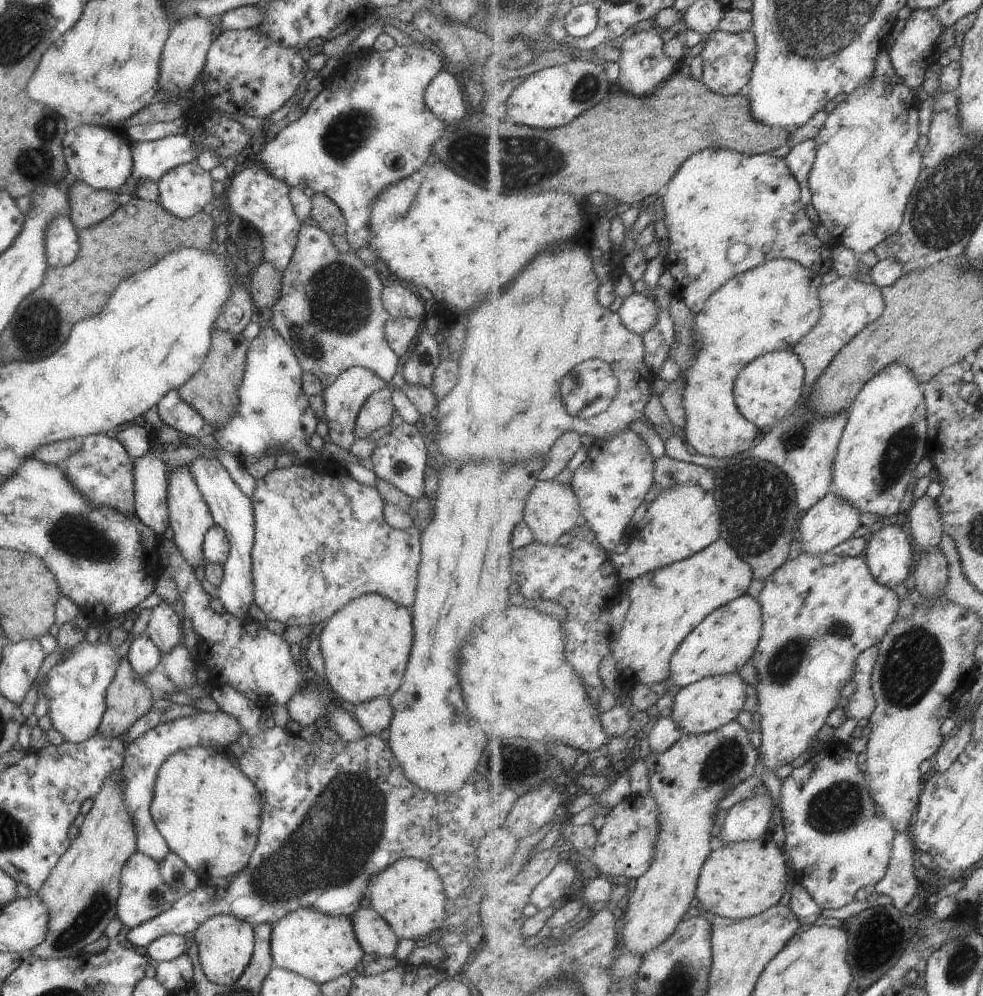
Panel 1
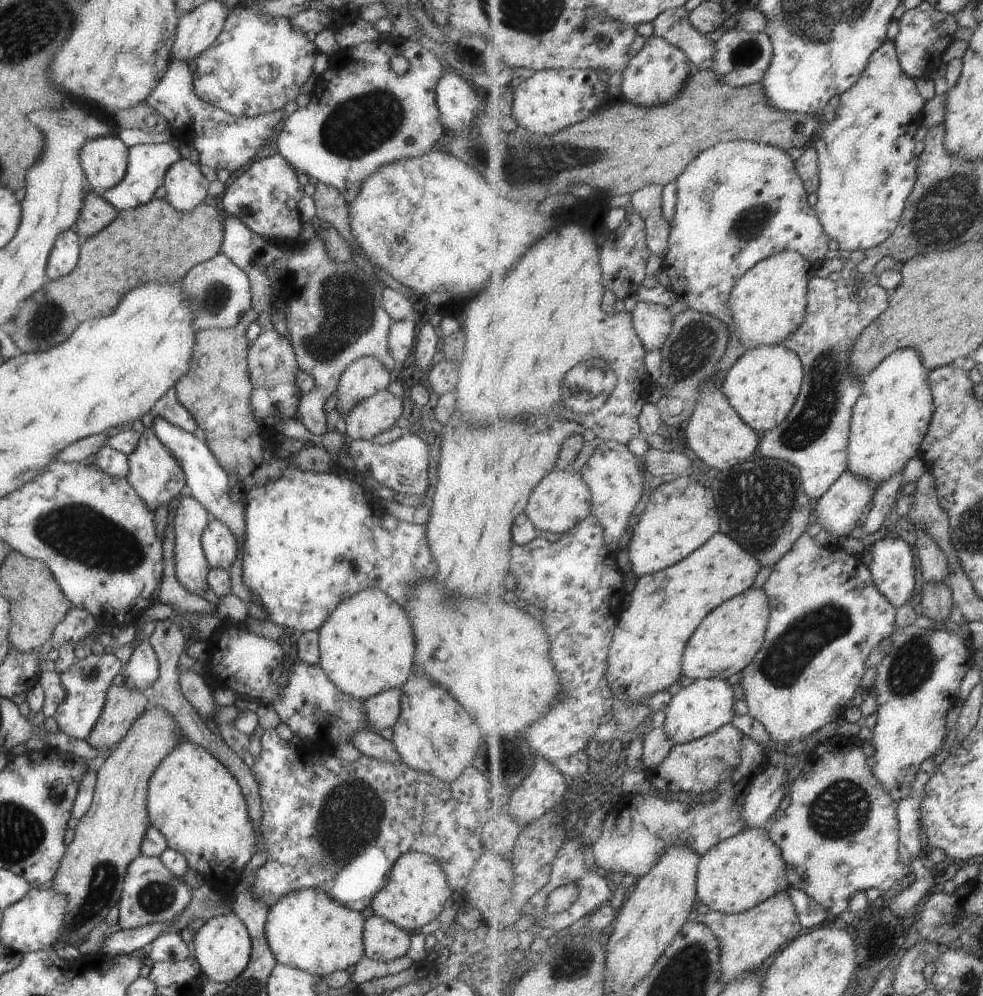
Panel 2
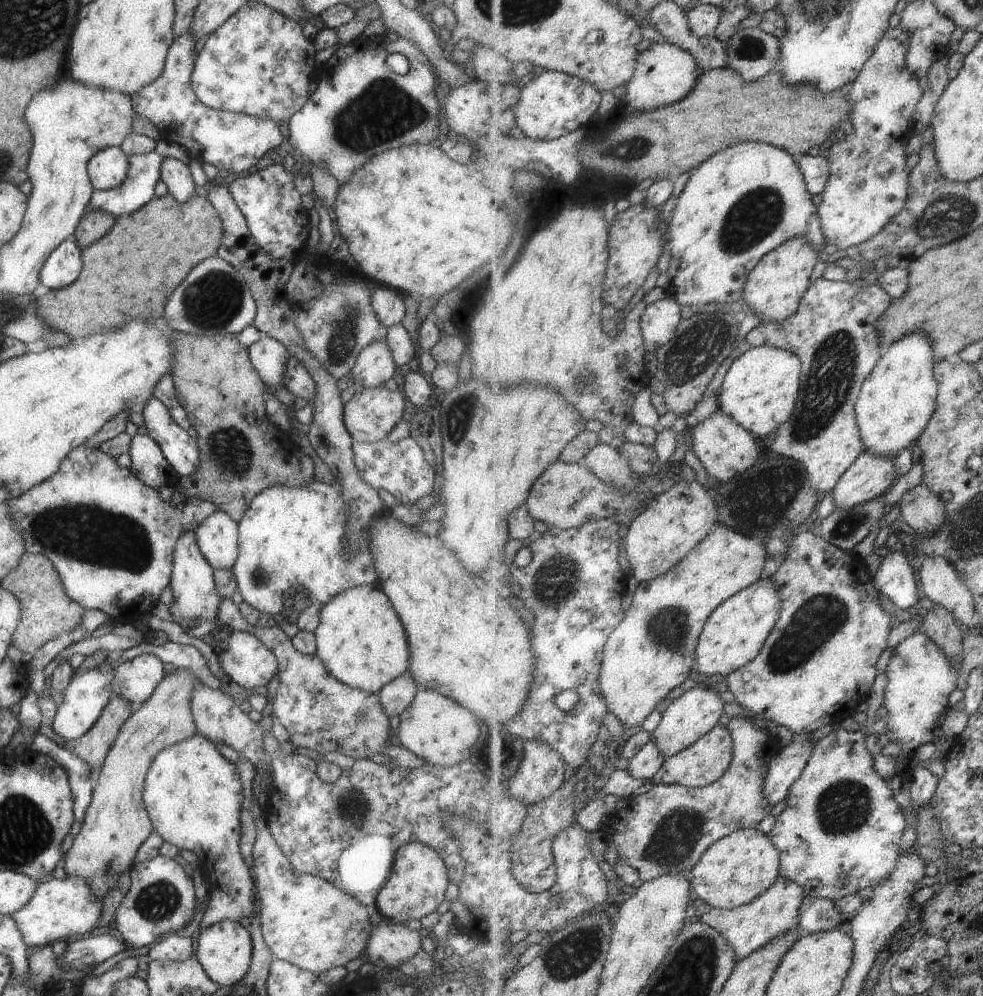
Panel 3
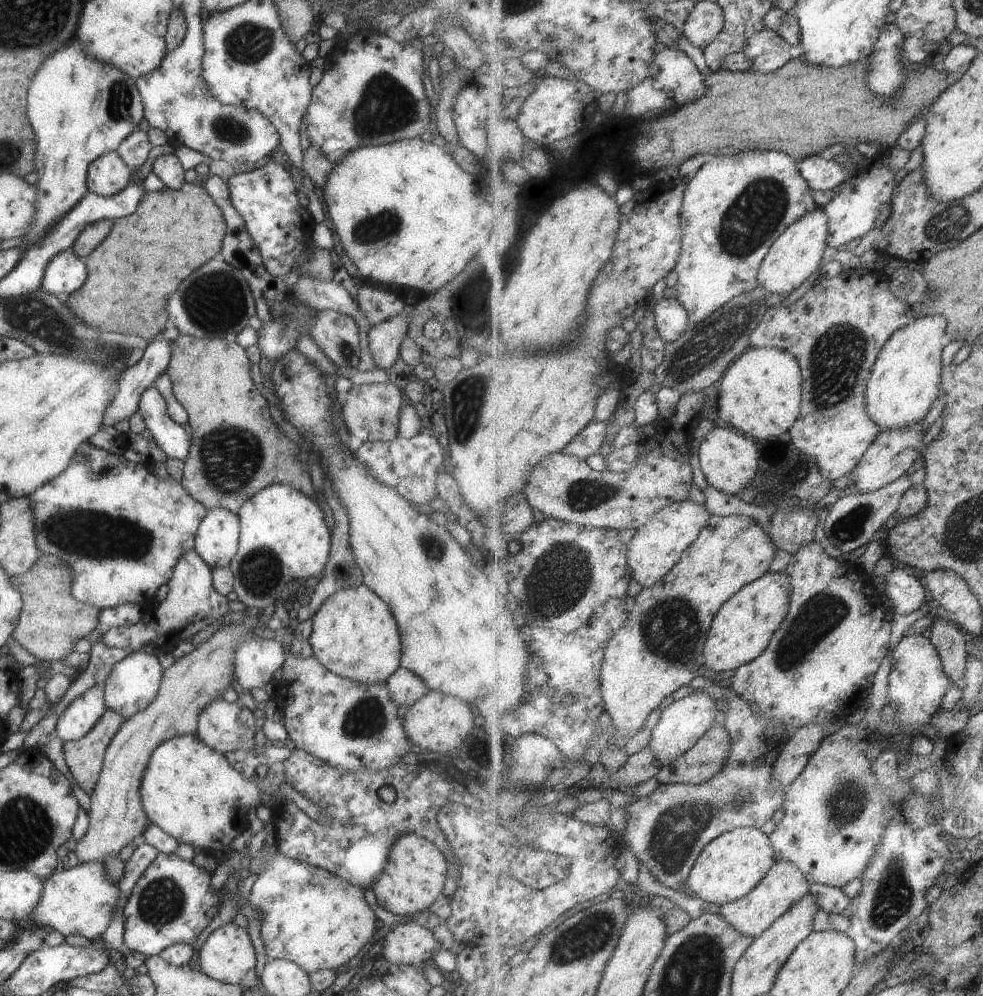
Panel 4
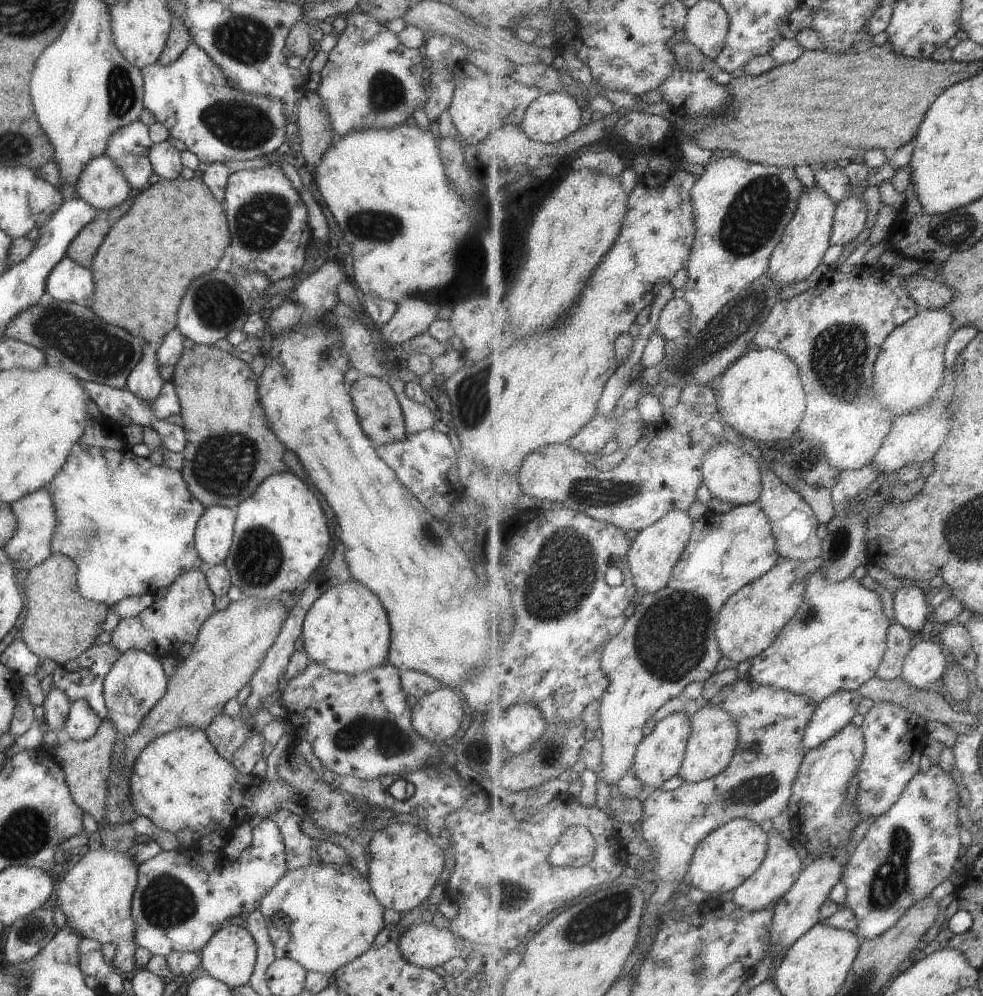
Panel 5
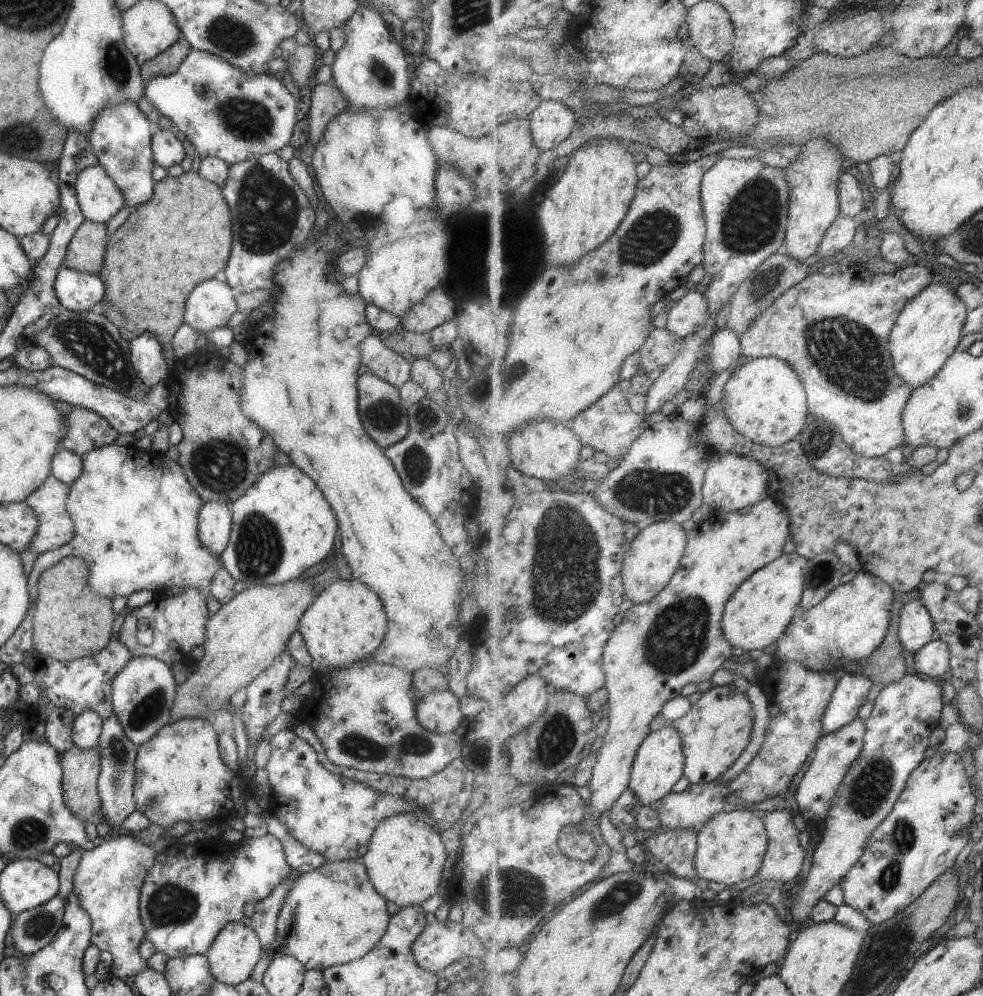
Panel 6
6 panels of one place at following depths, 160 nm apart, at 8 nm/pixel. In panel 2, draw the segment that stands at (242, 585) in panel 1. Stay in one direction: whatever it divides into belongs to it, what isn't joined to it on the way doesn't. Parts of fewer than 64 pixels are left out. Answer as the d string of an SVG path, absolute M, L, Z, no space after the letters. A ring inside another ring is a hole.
M159 416L153 420L152 430L157 436L157 440L163 444L163 447L167 448L167 451L177 458L177 462L181 466L183 479L185 480L186 492L205 508L209 519L219 520L234 535L238 542L240 557L240 548L243 546L243 542L245 542L245 512L242 501L233 503L230 500L229 490L232 479L228 477L228 473L213 458L213 454L209 452L208 446L203 444L201 440L197 440L192 433L187 433L181 430L181 428L165 422Z

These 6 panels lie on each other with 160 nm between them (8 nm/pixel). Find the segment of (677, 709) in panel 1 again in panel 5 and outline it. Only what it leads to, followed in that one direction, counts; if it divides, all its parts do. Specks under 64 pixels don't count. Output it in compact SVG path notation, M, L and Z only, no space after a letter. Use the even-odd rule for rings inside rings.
M692 711L675 712L656 724L655 731L641 742L636 755L633 774L646 788L661 788L667 780L679 775L684 764L689 738L693 732Z

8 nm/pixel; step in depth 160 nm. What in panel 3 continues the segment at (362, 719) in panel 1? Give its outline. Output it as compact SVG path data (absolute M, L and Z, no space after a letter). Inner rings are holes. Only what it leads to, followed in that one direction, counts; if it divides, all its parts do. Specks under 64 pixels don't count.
M408 671L385 684L376 693L385 716L391 719L401 714L413 700L418 688L419 686L416 685Z

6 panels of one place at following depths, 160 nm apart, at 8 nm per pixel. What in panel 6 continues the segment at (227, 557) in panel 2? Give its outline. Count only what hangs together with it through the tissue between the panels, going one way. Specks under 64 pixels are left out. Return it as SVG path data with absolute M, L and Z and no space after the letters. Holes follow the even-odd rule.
M207 501L198 509L197 536L210 552L219 555L225 548L232 525L229 504Z

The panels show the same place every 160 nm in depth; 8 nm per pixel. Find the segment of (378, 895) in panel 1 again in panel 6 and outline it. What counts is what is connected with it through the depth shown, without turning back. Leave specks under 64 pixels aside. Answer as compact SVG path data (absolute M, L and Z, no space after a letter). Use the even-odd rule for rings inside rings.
M394 813L381 820L373 829L367 850L360 860L375 892L401 908L420 905L421 902L435 894L439 879L442 877L441 870L443 870L445 858L447 858L447 855L445 849L443 849L438 830L435 830L422 819L418 819L413 813Z

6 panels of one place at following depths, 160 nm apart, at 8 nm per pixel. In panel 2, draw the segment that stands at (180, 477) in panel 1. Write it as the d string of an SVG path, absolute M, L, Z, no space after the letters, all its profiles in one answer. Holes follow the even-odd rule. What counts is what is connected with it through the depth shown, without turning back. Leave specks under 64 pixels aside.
M186 490L180 492L175 502L175 511L173 511L173 528L175 530L175 577L187 592L193 595L199 595L207 589L206 575L209 567L204 556L201 537L202 533L210 521L205 508L191 497Z

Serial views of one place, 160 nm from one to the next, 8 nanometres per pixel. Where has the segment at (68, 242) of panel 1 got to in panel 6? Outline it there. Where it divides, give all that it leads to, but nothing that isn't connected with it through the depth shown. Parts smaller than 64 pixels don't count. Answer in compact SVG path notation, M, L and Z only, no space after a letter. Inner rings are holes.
M61 264L52 287L63 309L82 313L89 310L95 302L99 302L105 294L99 276L76 271Z

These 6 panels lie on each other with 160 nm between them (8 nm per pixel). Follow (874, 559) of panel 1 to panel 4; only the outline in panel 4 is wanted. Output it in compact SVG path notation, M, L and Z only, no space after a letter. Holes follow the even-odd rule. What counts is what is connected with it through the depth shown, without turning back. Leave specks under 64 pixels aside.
M893 569L885 579L888 584L885 593L892 600L894 612L905 616L919 609L929 609L922 580L917 580L902 569Z

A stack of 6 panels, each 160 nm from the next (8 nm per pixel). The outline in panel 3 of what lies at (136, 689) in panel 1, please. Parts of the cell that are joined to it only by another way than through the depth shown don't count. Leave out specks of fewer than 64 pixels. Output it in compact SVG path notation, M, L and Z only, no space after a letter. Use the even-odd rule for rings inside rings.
M112 694L109 702L103 706L101 714L92 728L73 741L64 741L58 735L51 735L51 740L67 752L73 753L77 758L92 770L100 770L104 757L113 745L123 725L134 711L134 707L121 696Z

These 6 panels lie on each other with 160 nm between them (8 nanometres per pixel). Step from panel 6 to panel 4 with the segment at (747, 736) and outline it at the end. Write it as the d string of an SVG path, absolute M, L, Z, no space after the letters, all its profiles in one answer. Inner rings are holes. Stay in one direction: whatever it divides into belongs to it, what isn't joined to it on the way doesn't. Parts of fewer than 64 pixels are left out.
M723 724L712 727L671 767L661 769L657 778L662 784L700 785L717 776L732 751L732 736Z

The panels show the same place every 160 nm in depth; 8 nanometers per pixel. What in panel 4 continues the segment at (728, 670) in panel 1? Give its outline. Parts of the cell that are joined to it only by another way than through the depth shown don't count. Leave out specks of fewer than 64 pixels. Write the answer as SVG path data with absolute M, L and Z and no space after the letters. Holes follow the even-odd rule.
M786 572L767 573L744 586L721 607L708 632L704 653L705 672L710 675L723 670L737 670L759 658L770 645L773 635L788 618L791 598L791 576Z

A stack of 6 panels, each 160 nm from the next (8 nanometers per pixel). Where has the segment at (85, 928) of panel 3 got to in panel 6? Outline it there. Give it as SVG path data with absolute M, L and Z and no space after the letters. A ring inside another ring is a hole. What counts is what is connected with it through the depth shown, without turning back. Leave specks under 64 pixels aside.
M127 833L116 834L110 840L99 841L88 851L83 851L72 876L72 890L78 896L81 908L85 909L91 921L90 942L100 951L109 952L112 956L110 972L120 979L133 978L146 967L146 960L143 960L138 953L139 943L144 938L144 926L138 913L138 900L141 885L156 854L150 845L142 843L134 836Z

